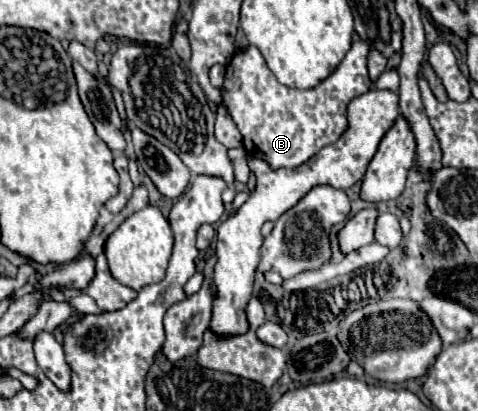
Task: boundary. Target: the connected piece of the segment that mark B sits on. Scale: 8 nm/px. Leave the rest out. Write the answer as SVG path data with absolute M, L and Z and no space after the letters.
M358 39L338 69L314 89L290 89L278 83L258 47L238 51L226 67L222 101L244 137L244 149L252 157L266 159L272 167L300 167L322 147L340 139L348 129L348 103L372 87L366 71L368 43Z

